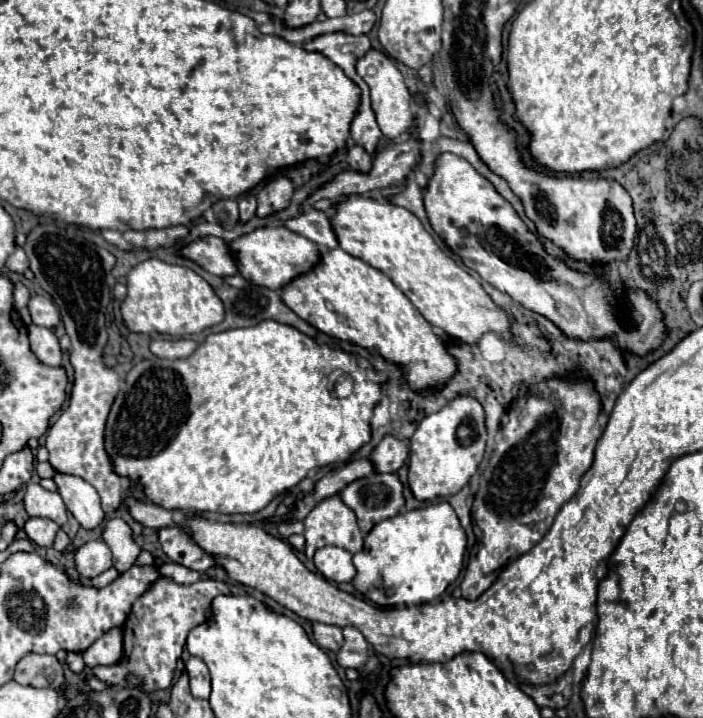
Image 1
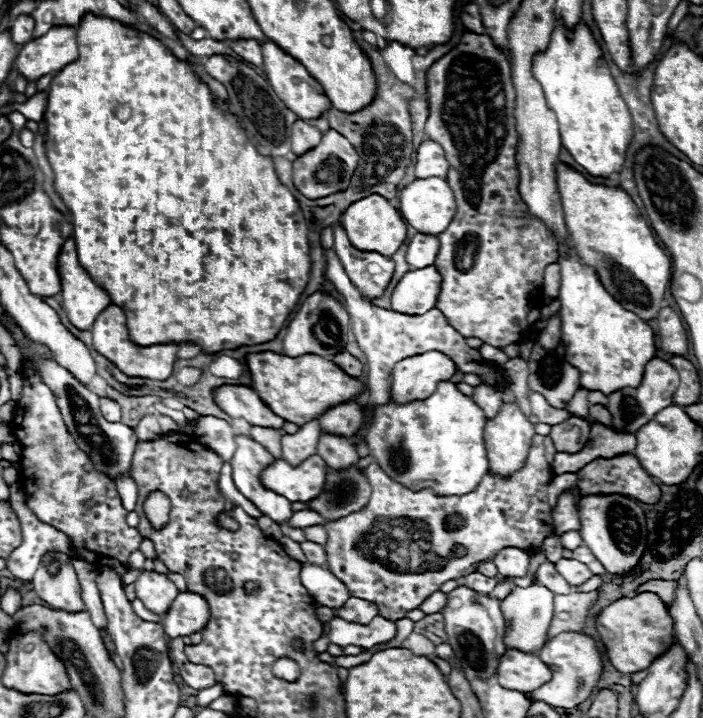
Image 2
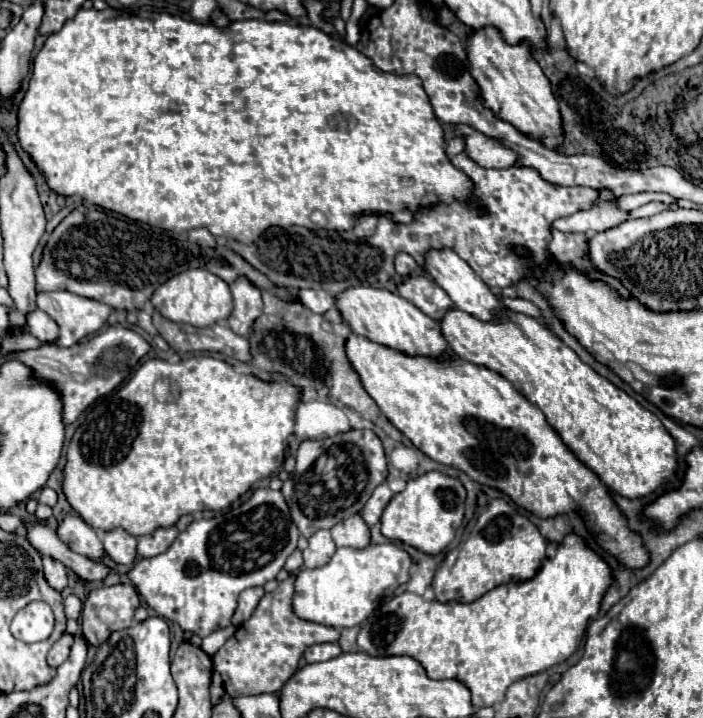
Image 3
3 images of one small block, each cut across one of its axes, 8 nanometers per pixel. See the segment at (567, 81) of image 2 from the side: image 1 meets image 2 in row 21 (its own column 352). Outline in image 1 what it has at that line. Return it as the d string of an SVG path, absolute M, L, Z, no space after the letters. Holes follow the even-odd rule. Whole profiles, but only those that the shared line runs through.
M434 502L430 506L408 510L388 520L376 524L370 534L364 538L364 550L354 554L356 576L352 584L358 592L370 598L374 604L382 608L400 606L400 604L424 604L438 598L462 572L466 554L466 532L448 502Z

